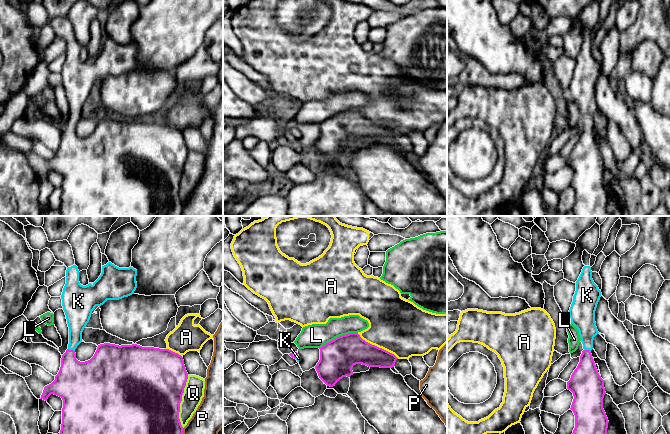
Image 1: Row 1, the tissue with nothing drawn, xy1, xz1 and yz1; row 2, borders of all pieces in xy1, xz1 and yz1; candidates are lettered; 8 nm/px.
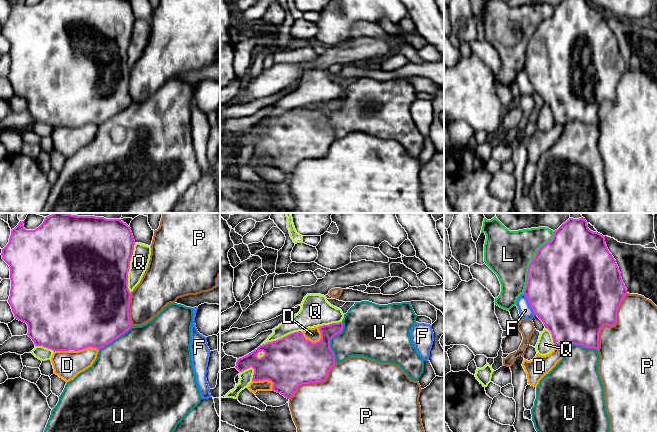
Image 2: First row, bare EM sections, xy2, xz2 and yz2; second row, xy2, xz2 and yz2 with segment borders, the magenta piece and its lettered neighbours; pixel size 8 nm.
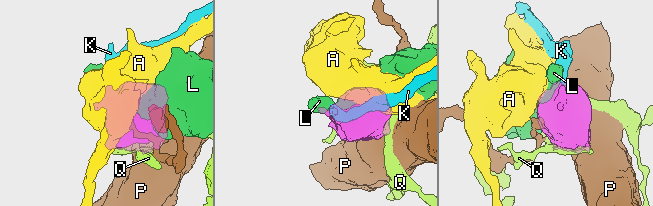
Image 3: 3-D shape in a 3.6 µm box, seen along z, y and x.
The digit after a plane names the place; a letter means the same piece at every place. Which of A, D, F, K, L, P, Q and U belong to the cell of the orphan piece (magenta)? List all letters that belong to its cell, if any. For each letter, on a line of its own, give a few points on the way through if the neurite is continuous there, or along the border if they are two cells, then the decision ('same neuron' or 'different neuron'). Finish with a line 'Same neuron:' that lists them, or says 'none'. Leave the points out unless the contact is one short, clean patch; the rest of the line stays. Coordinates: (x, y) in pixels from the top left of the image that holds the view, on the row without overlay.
A: different neuron
D: different neuron
F: along yz2 (524, 69), (535, 91) | different neuron
K: across xy1 (76, 156), (71, 146), (71, 126), (75, 115), (77, 96) | same neuron
L: different neuron
P: different neuron
Q: different neuron
U: different neuron
Same neuron: K

